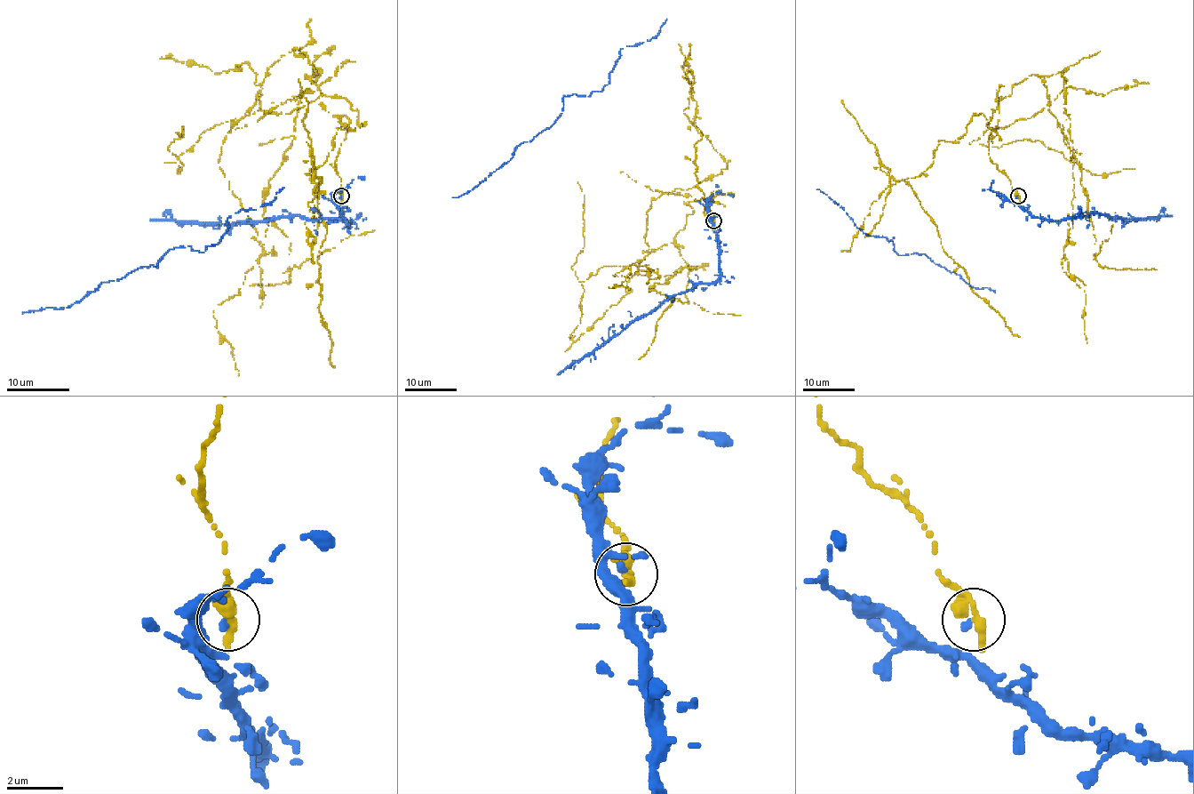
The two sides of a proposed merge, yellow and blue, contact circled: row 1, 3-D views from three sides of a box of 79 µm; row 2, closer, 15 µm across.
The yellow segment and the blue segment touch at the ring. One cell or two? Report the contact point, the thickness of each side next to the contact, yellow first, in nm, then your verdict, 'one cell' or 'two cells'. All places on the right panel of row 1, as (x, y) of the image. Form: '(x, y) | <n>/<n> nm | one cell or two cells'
(1018, 196) | 380/200 nm | two cells

